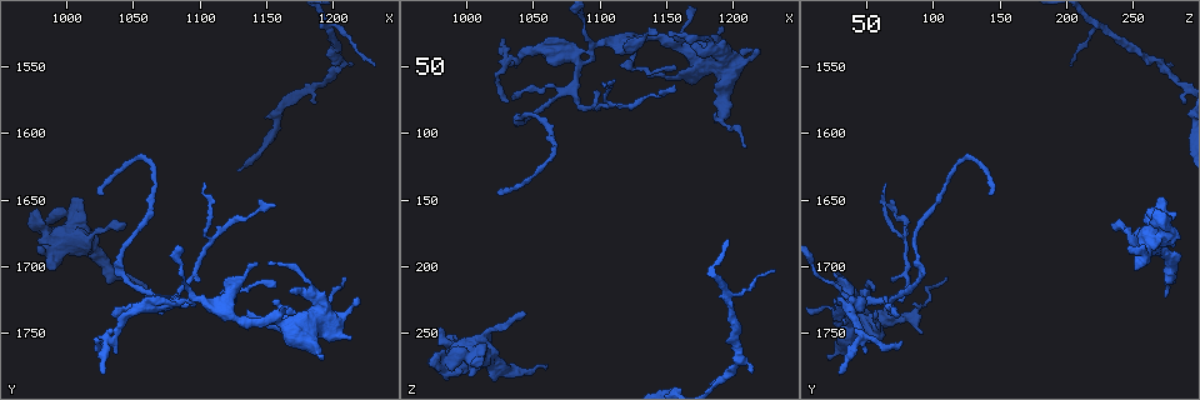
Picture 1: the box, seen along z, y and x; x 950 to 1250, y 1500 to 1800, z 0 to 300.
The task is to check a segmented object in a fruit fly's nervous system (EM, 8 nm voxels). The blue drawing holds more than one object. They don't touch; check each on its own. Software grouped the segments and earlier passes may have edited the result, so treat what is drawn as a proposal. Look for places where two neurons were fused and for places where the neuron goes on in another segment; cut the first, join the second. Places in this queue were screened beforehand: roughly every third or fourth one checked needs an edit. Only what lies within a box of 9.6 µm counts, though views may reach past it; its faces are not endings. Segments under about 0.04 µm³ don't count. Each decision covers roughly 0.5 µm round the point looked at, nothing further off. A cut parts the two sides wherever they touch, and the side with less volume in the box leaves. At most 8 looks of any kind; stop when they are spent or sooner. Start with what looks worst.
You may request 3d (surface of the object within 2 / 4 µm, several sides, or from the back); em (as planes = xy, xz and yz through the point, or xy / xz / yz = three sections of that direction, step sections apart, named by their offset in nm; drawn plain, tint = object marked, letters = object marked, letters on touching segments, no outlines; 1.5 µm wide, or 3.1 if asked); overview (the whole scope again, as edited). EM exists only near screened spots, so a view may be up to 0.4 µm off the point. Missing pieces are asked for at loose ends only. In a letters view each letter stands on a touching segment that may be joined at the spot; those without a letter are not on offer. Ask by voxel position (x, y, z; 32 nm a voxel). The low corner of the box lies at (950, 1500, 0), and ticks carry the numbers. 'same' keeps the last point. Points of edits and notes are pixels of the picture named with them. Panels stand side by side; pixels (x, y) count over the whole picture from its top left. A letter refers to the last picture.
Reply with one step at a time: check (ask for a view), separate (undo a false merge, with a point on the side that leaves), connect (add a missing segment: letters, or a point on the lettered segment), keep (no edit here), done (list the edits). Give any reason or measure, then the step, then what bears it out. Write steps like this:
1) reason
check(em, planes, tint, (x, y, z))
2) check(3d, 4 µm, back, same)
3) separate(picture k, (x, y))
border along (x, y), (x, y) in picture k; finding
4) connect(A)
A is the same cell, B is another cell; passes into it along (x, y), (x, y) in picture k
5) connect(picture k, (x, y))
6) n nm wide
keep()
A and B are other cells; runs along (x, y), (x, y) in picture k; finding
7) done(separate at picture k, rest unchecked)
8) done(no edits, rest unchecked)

branch stops here
check(em, planes, letters, (1060, 1722, 274))

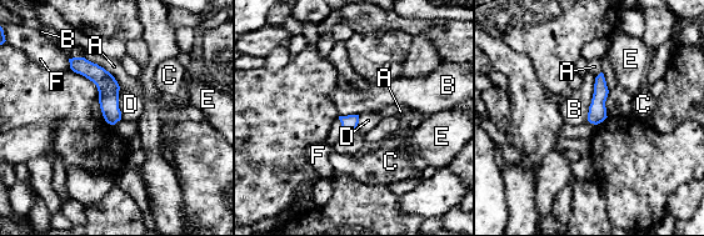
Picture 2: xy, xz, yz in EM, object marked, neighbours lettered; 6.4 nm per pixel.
keep()
A, B, C, D, E and F are other cells; runs along (73, 61), (108, 88), (116, 118) in picture 2; no lettered segment goes on from it

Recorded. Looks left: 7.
free end
check(3d, 2 µm, (994, 1704, 254))

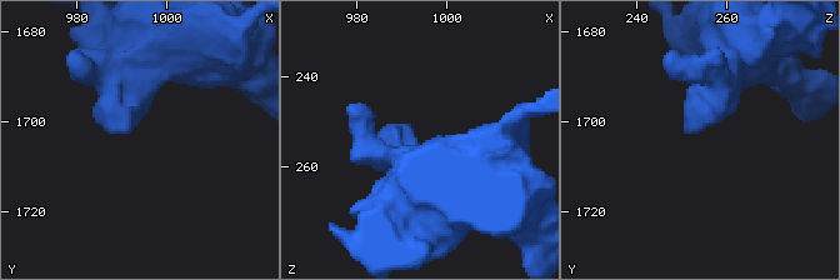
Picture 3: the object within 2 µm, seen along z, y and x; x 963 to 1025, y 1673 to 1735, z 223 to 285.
check(em, xz, step 4, plain, (993, 1701, 253))

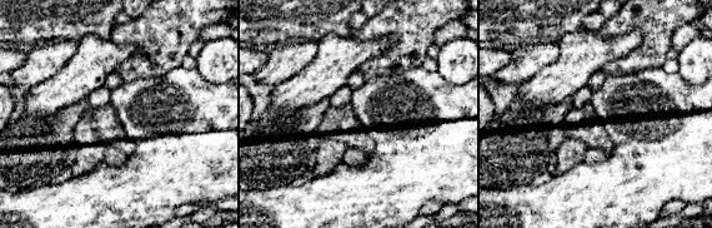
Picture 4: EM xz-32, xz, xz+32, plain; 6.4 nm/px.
check(em, xz, step 4, letters, same)

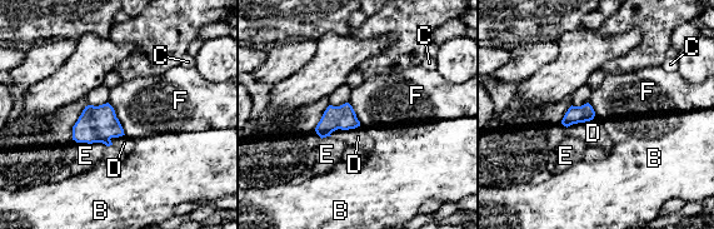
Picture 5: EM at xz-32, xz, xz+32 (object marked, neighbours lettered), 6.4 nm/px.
connect(D)
D is the same cell, B, C, E and F are other cells; passes into it along (343, 117), (344, 129), (358, 137) in picture 5; the neuron continues

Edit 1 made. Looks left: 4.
redraw
check(overview)

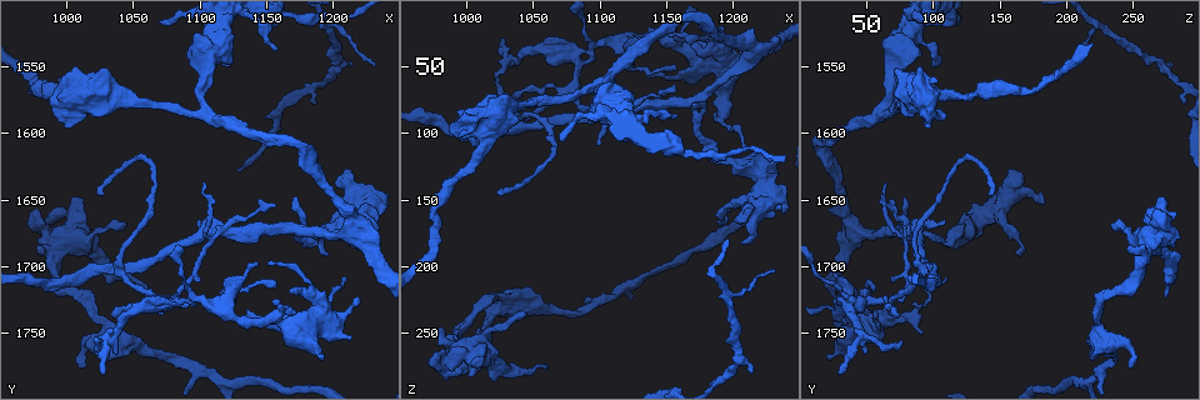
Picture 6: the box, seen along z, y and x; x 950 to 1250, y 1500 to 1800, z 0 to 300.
stops while still wide
check(3d, 4 µm, (1214, 1754, 38))

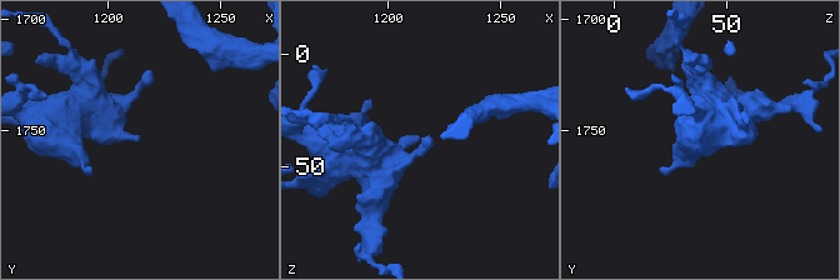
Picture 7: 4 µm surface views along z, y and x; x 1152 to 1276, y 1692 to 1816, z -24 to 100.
check(em, planes, letters, (1212, 1753, 36))

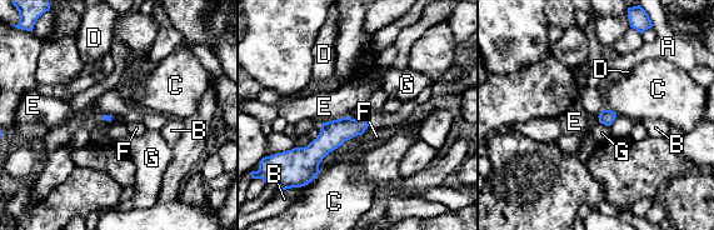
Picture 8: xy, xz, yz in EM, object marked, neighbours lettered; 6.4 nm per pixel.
keep()
A, B, C, D, E, F and G are other cells; border along (599, 121), (609, 126) in picture 8; none of them fits

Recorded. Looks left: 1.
done(connect at picture 5, rest unchecked)

